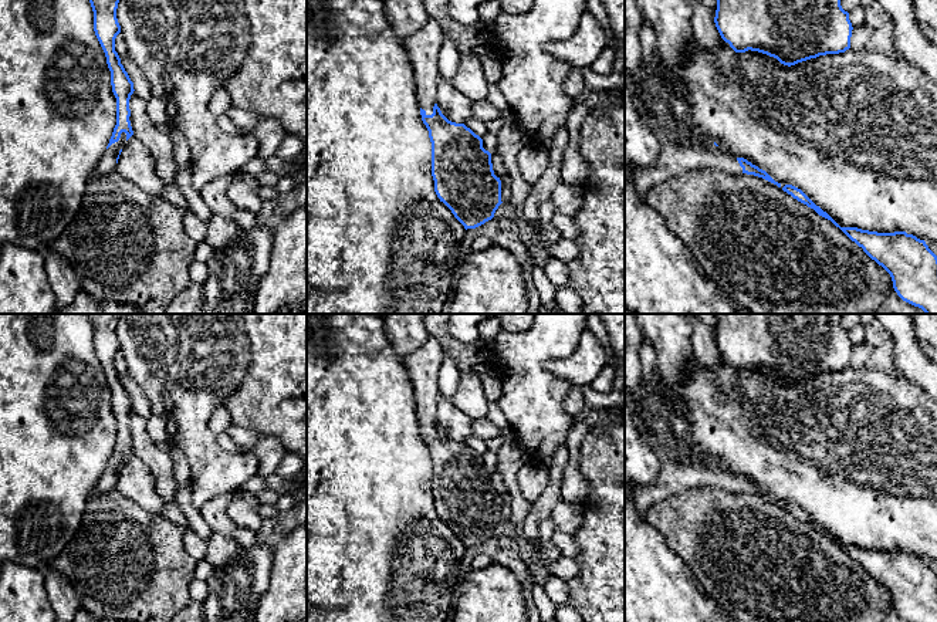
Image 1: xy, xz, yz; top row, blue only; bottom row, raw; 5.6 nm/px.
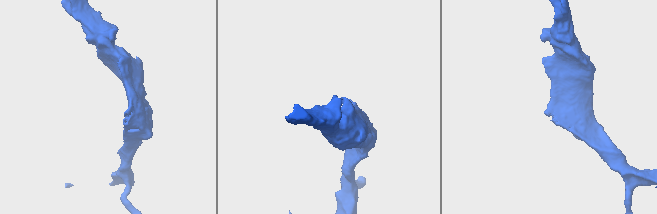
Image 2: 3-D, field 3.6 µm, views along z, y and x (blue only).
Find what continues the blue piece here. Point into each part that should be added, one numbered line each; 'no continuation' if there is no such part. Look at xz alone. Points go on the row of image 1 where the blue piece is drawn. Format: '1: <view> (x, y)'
1: xz (423, 47)

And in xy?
1: xy (108, 162)

